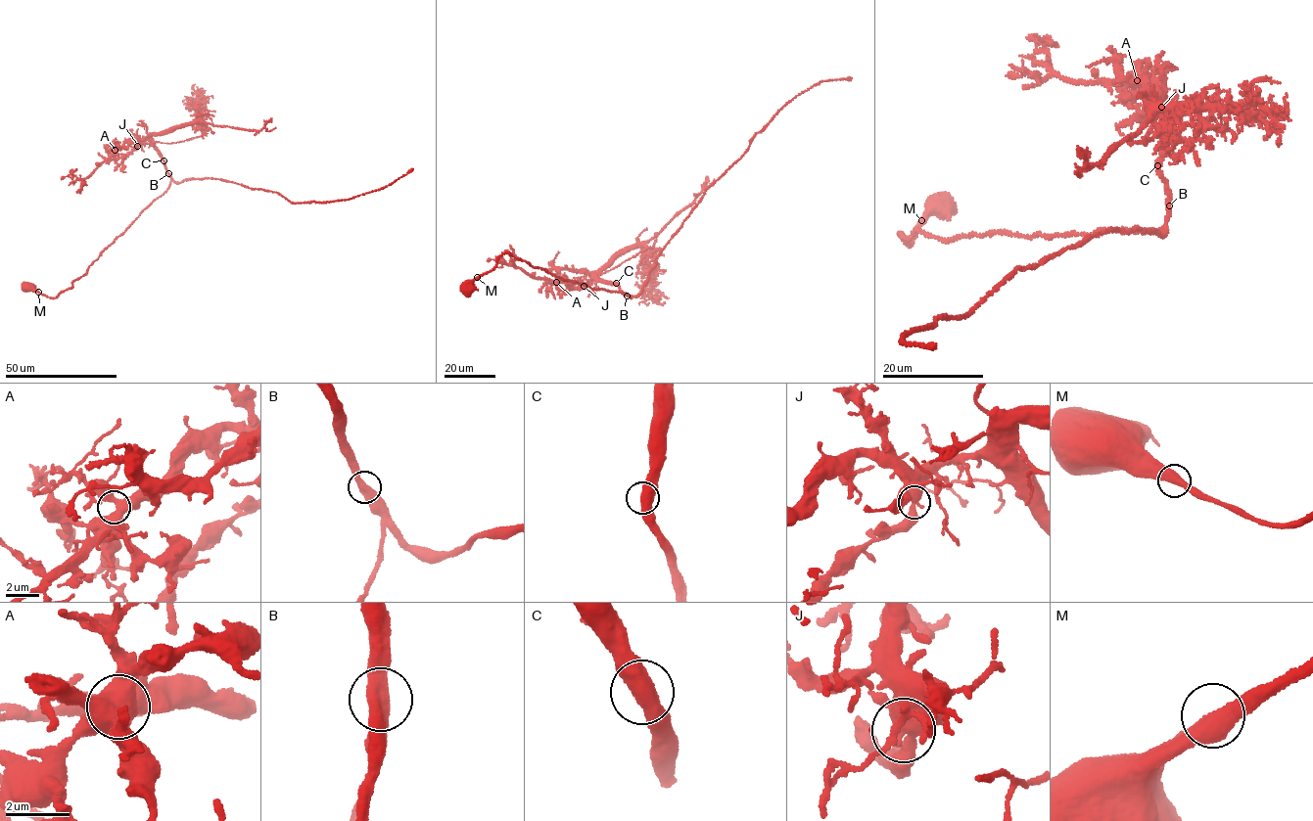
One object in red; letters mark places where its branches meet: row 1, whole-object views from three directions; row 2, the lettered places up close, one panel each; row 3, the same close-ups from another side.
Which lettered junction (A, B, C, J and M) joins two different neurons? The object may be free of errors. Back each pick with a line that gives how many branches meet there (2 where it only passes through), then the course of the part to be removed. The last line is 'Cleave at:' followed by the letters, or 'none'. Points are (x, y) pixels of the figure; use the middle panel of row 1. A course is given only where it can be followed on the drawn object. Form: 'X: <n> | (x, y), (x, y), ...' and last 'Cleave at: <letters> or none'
Cleave at: none

